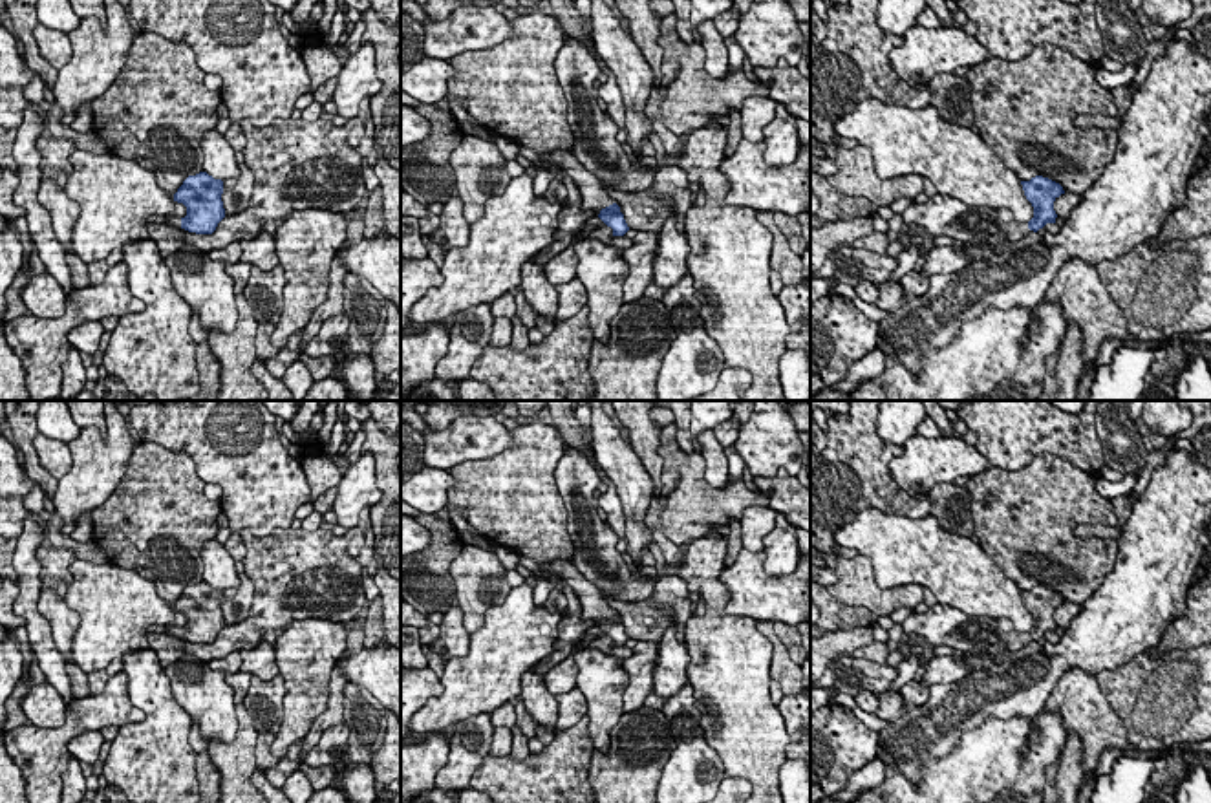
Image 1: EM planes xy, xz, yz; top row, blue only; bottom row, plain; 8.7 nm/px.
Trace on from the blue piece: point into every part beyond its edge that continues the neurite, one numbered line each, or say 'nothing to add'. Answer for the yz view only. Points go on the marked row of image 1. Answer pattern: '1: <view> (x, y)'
1: yz (1012, 229)

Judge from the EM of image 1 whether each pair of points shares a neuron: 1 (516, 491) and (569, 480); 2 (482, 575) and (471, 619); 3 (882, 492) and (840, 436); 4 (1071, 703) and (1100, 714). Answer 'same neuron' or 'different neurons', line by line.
1: different neurons
2: same neuron
3: same neuron
4: same neuron

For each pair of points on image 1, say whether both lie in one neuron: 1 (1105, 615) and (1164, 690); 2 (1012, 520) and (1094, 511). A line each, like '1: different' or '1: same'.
1: different
2: same

